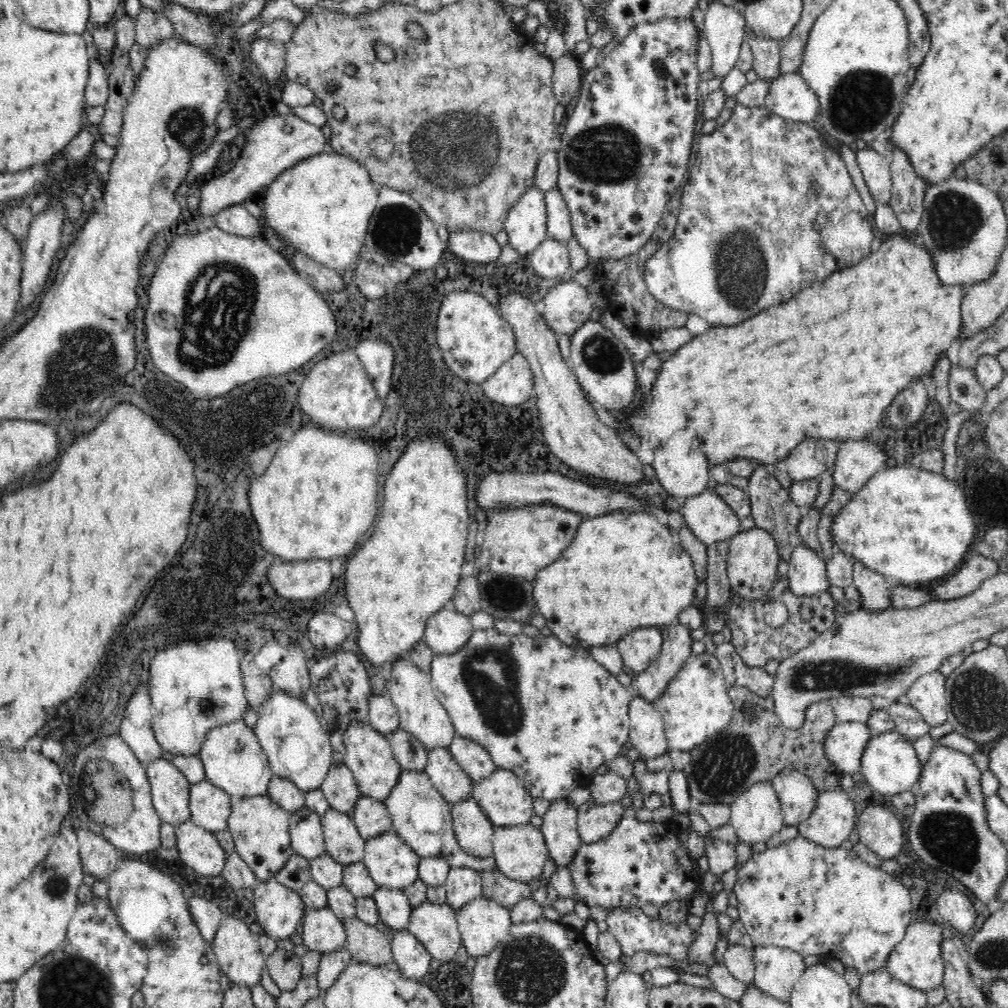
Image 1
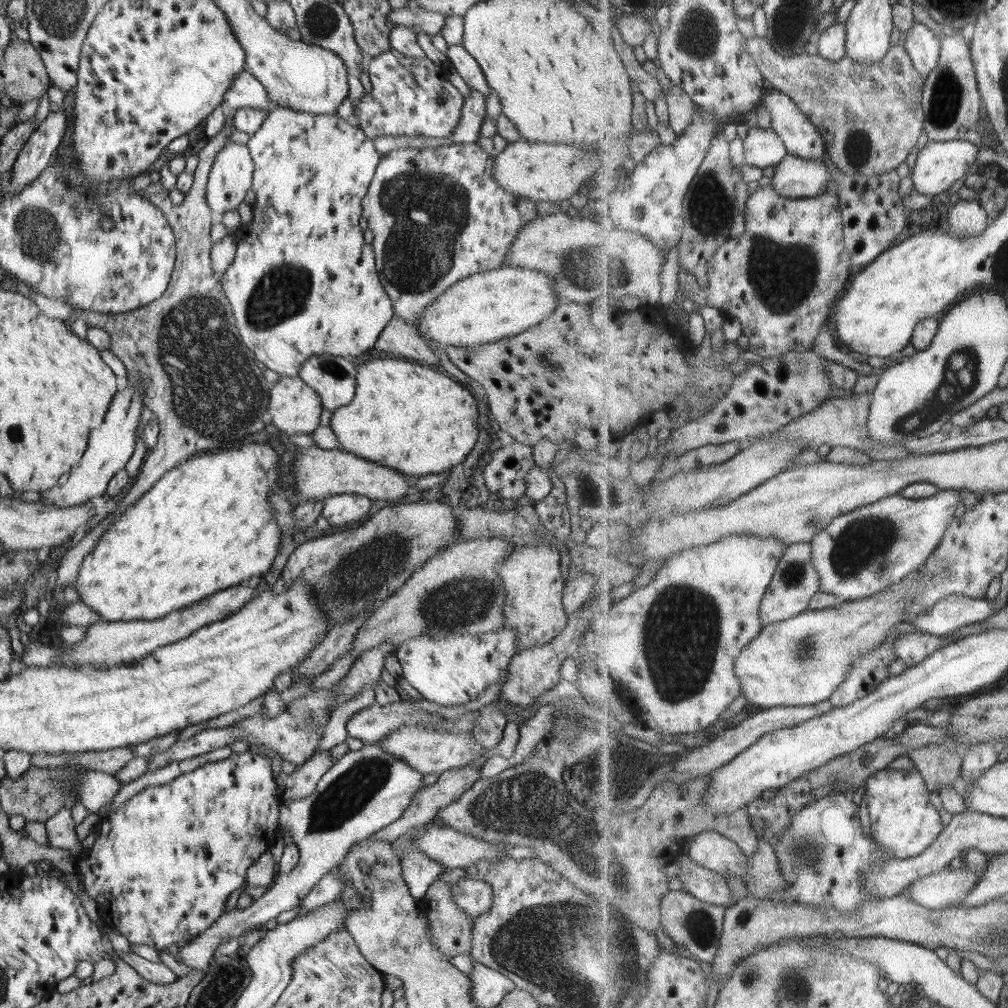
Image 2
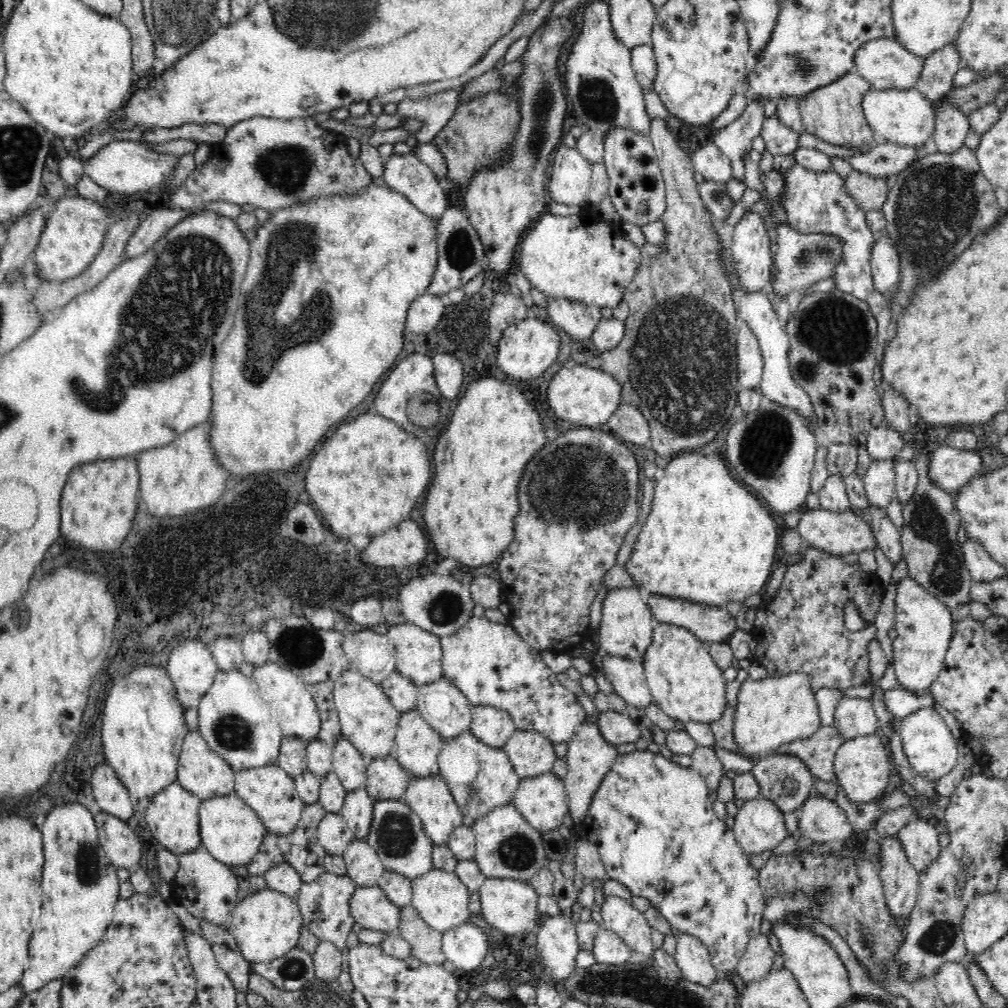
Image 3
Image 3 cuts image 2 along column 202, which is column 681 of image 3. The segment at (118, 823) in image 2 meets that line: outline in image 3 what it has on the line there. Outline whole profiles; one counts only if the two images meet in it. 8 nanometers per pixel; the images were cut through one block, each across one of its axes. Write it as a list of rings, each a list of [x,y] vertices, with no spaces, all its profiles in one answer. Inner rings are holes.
[[[635,749],[631,753],[616,757],[612,768],[602,779],[598,790],[594,791],[590,809],[586,814],[586,818],[580,823],[580,829],[583,830],[584,841],[591,844],[599,852],[607,873],[607,879],[616,880],[626,886],[632,896],[647,898],[650,901],[650,906],[659,910],[672,929],[698,938],[707,947],[711,963],[716,969],[718,978],[723,979],[726,976],[733,975],[738,961],[746,953],[748,944],[757,935],[760,935],[760,924],[762,924],[767,899],[764,898],[763,890],[759,884],[759,872],[751,867],[748,855],[742,851],[742,848],[735,840],[733,830],[730,830],[724,821],[717,818],[713,806],[712,800],[708,800],[708,787],[704,777],[698,771],[691,766],[682,767],[680,764],[673,762],[672,759],[665,758],[660,753],[651,752],[649,749]]]

